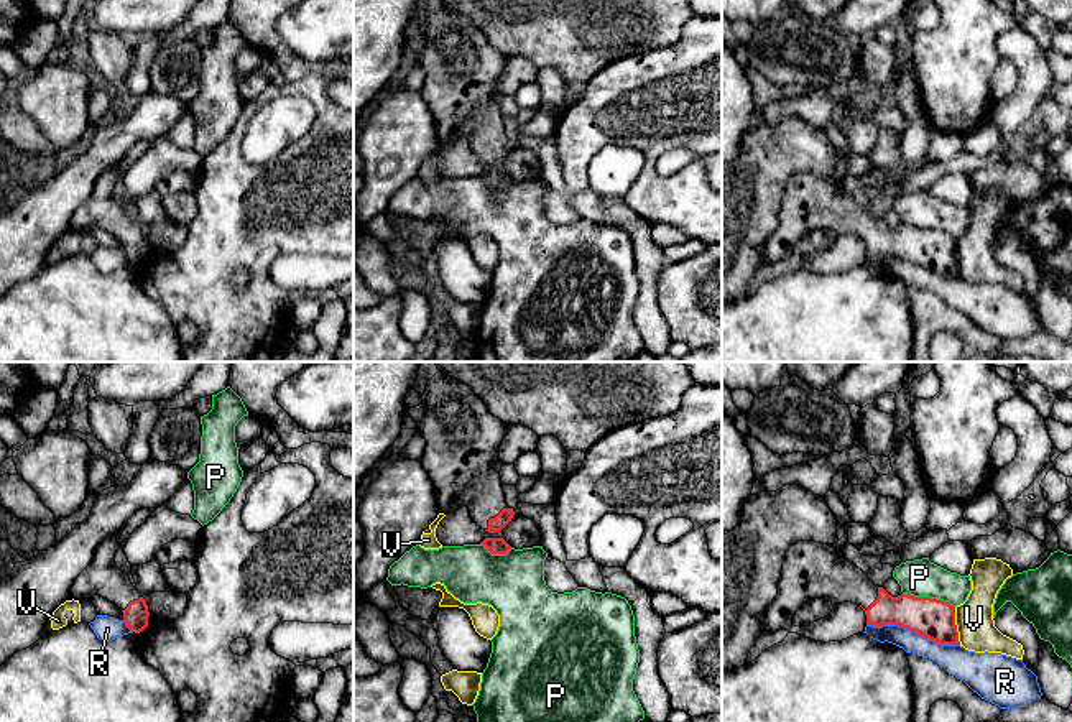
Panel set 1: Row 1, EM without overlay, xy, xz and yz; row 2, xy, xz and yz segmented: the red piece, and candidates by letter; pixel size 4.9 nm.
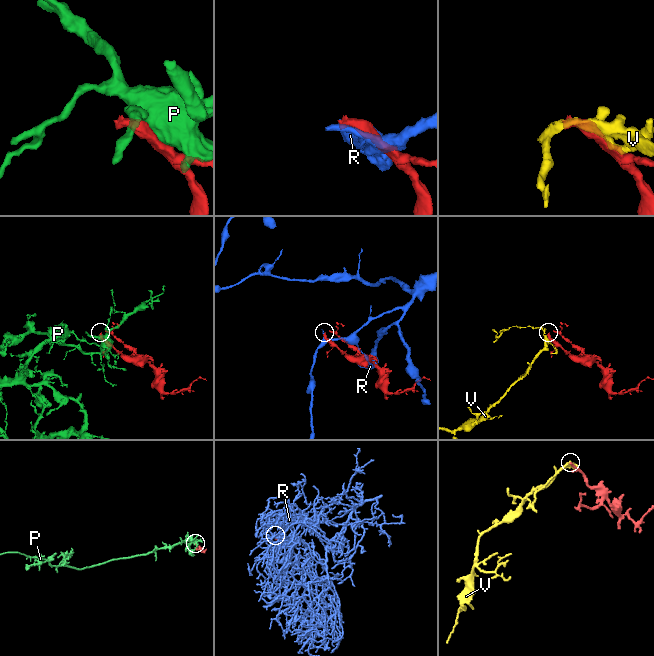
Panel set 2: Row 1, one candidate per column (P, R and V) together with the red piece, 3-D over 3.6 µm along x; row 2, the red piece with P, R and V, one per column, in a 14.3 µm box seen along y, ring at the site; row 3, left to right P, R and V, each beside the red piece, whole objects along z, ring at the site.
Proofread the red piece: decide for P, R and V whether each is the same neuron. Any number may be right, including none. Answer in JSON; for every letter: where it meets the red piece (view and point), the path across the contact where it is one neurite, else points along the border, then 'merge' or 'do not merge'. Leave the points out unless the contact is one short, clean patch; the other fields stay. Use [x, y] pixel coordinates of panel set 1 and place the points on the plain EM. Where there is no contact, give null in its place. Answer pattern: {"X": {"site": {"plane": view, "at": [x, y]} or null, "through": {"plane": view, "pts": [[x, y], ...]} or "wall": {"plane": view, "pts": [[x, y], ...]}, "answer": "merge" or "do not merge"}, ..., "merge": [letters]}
{"P": {"site": {"plane": "yz", "at": [929, 229]}, "answer": "do not merge"}, "R": {"site": {"plane": "yz", "at": [913, 262]}, "answer": "do not merge"}, "V": {"site": {"plane": "yz", "at": [956, 257]}, "answer": "do not merge"}, "merge": []}

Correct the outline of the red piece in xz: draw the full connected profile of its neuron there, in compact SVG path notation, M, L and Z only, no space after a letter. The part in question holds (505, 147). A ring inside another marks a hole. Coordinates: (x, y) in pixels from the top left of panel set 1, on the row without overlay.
M437 3L427 13L423 36L424 49L419 56L419 66L427 77L421 95L437 122L439 143L449 146L467 138L477 158L488 164L500 163L515 148L500 112L503 94L498 82L508 56L495 49L469 16L444 3Z

